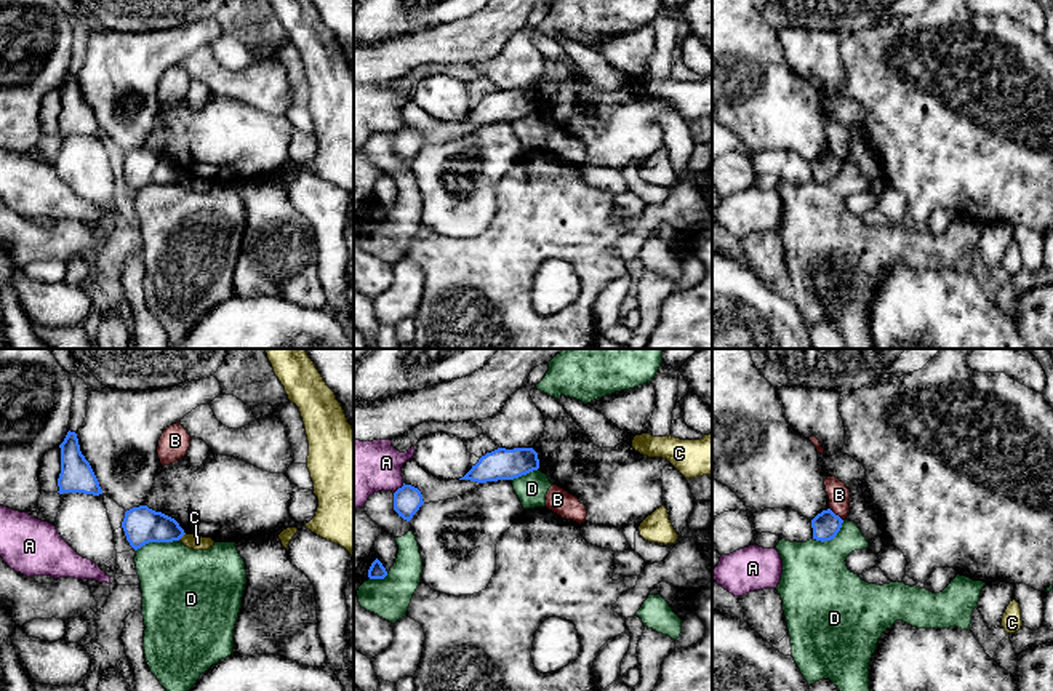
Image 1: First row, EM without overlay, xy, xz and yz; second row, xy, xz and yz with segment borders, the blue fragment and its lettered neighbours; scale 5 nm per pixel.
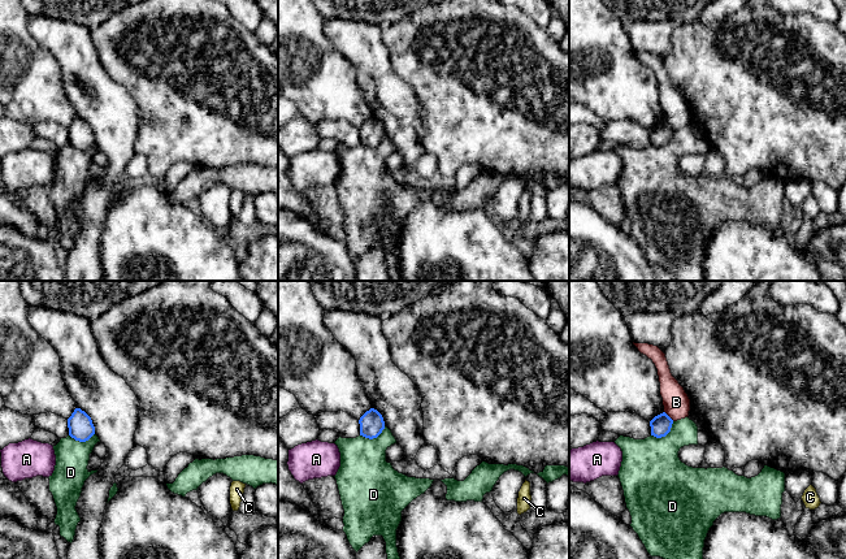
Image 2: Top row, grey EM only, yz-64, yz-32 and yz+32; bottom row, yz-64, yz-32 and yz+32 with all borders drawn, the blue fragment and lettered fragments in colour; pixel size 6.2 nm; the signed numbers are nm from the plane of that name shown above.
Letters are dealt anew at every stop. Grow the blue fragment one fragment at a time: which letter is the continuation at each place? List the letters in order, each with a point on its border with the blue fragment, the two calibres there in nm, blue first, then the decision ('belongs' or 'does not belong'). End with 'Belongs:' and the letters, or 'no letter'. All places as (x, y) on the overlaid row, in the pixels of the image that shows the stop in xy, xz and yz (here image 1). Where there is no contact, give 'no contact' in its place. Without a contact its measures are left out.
A: xz (399, 488) | 140/300 nm | does not belong
B: yz (834, 514) | 140/110 nm | does not belong
C: xy (181, 536) | 190/80 nm | does not belong
D: xy (157, 541) | 190/380 nm | does not belong
Belongs: no letter

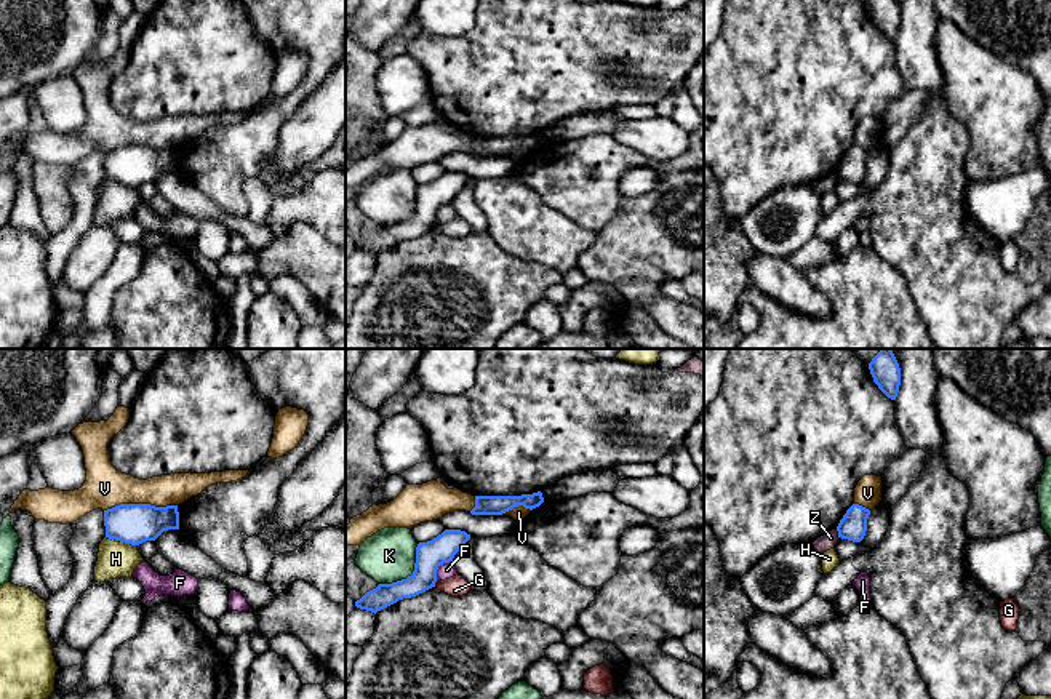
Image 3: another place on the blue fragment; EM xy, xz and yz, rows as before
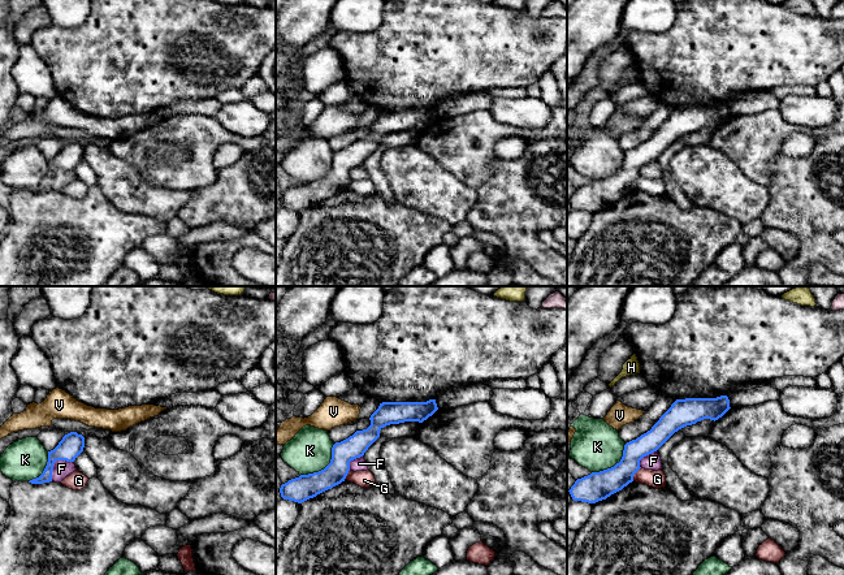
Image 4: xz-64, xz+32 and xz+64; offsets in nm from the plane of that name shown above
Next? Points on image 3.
F: xz (437, 568) | 140/80 nm | does not belong
G: xz (434, 584) | 140/110 nm | does not belong
H: xy (122, 541) | 200/180 nm | does not belong
K: xz (411, 575) | 140/260 nm | does not belong
V: xy (139, 504) | 200/200 nm | does not belong
Z: yz (839, 535) | 140/80 nm | does not belong
Belongs: no letter

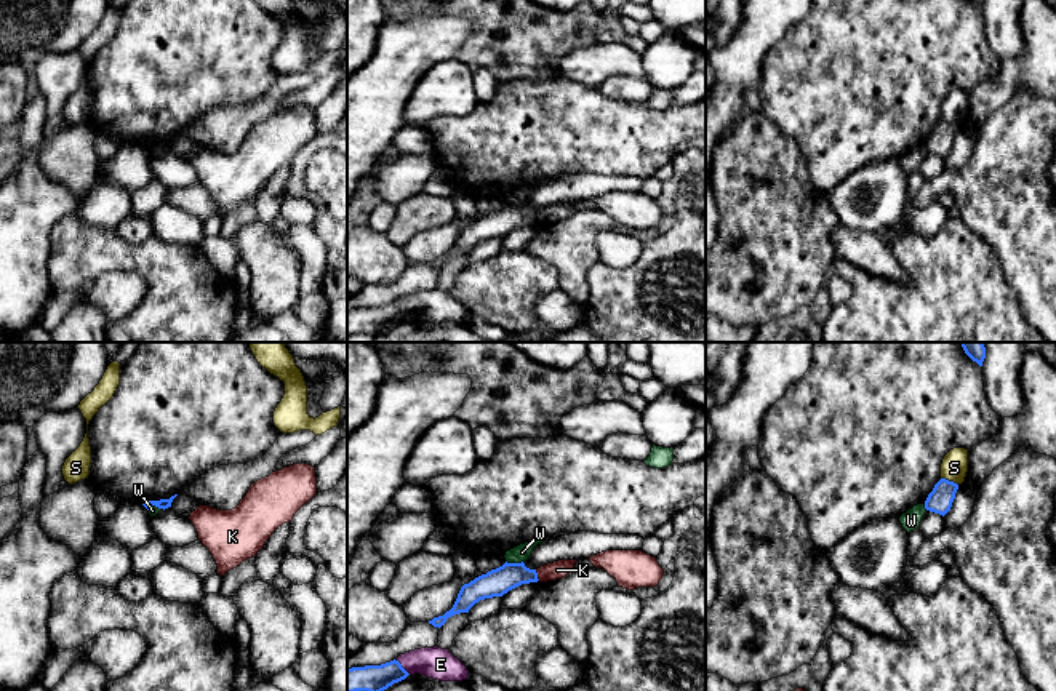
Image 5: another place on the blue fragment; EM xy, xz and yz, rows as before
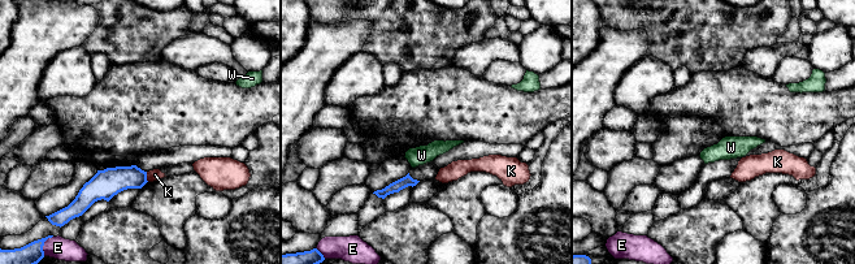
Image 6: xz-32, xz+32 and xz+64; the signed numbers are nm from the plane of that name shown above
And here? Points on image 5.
E: xz (400, 666) | 130/160 nm | does not belong
K: xz (536, 575) | 140/90 nm | does not belong
S: yz (948, 480) | 130/140 nm | does not belong
W: xz (514, 563) | 140/90 nm | does not belong
Belongs: no letter

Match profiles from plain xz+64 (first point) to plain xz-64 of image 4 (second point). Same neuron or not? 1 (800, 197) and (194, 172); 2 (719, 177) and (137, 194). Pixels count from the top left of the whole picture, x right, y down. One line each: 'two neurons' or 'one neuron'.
1: two neurons
2: one neuron

